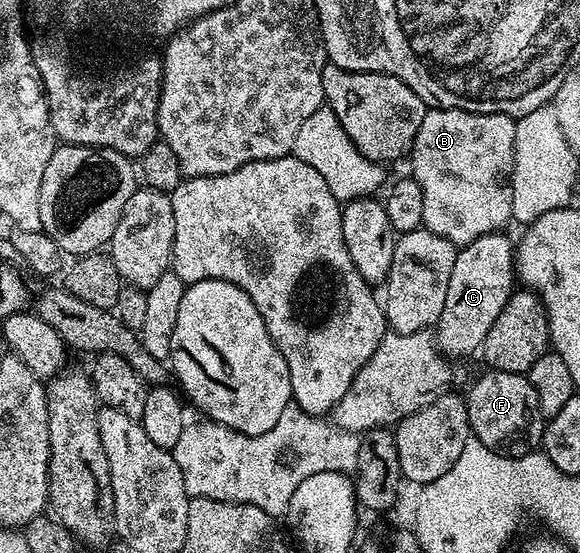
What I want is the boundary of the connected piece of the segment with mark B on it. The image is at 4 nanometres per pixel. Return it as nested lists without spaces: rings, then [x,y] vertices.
[[[426,108],[423,123],[419,123],[419,135],[415,135],[415,143],[411,154],[413,169],[411,176],[417,180],[419,187],[423,187],[423,226],[435,235],[443,235],[455,246],[463,246],[479,239],[488,233],[504,230],[505,224],[510,224],[513,216],[513,160],[515,159],[515,120],[505,113],[472,113],[462,109],[434,109]]]

